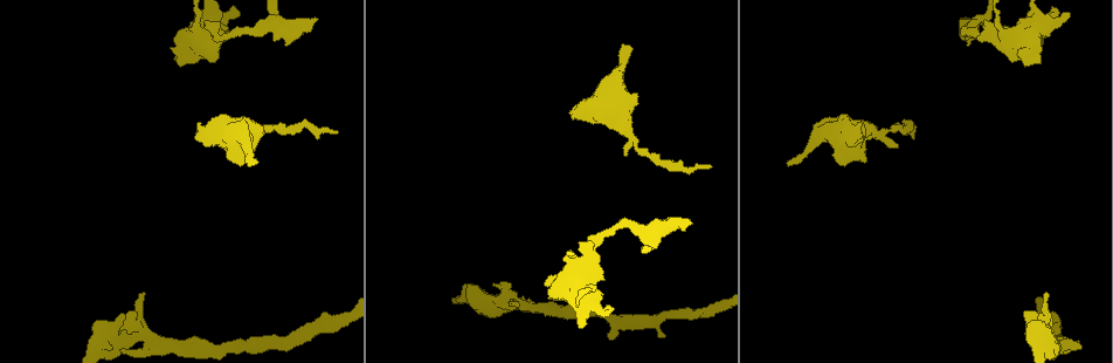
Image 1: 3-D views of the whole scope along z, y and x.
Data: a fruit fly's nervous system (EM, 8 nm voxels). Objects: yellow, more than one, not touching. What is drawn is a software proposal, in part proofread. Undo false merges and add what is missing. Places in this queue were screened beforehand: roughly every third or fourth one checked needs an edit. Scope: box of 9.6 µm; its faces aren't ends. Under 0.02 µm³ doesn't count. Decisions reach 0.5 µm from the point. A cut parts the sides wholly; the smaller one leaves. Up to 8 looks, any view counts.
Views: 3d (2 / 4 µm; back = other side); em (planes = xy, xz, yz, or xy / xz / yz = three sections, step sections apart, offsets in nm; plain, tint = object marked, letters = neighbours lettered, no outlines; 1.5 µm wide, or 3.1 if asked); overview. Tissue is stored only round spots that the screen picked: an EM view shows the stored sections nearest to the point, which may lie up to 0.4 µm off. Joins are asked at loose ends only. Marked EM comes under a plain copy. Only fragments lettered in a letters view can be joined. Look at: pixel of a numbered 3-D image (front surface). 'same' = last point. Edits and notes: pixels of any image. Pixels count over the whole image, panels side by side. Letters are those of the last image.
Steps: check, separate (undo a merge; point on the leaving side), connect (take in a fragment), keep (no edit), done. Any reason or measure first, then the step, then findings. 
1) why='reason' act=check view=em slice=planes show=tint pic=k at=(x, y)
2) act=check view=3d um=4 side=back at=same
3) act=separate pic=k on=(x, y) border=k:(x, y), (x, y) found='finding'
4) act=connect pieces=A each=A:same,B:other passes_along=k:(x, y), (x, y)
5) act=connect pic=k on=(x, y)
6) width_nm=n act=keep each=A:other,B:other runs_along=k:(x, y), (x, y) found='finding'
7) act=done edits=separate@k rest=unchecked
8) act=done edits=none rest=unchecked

why='three arms meet' act=check view=3d um=4 pic=1 at=(645, 231)

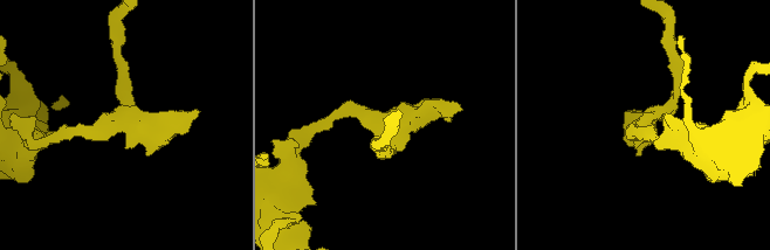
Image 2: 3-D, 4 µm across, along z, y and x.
act=check view=em slice=planes show=tint pic=2 at=(123, 124)

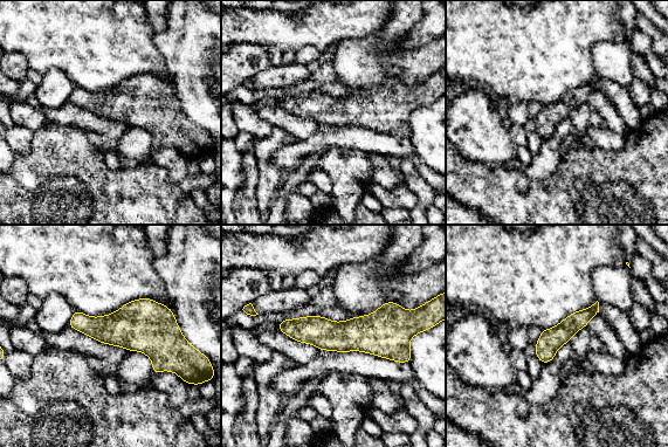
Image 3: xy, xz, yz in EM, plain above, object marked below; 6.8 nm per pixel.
act=check view=em slice=planes show=letters at=same

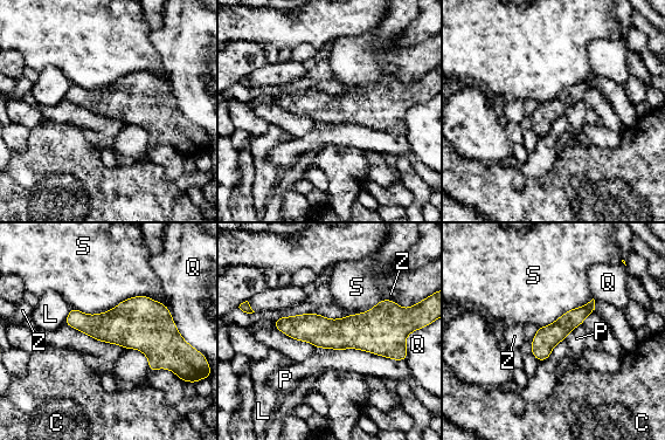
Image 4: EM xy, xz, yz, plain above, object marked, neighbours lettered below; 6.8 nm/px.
longest_contact=S:650nm act=keep each=C:other,L:other,P:other,Q:other,S:other,Z:other found='one cell here'

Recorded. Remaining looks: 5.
why='thin end' act=check view=3d um=4 pic=1 at=(709, 167)

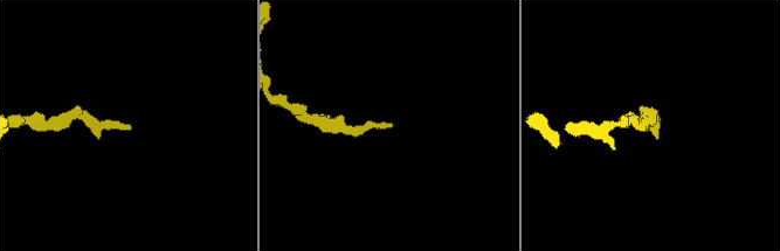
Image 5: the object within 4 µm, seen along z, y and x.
act=check view=em slice=planes show=letters pic=5 at=(127, 126)

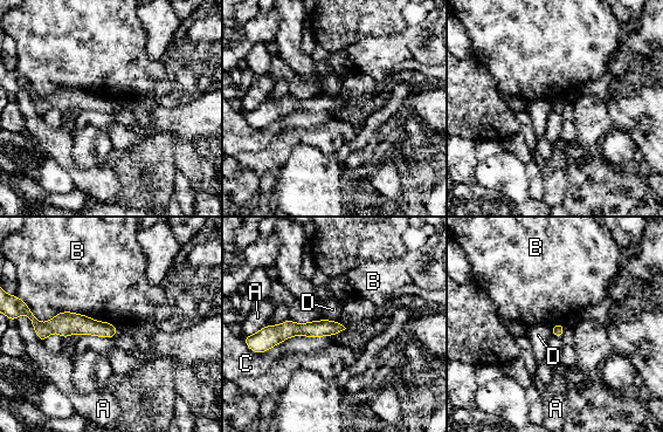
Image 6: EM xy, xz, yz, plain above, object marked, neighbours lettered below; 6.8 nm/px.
act=keep each=A:other,B:other,C:other,D:other runs_along=6:(339, 327), (264, 335) found='none of them fits'

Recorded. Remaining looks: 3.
why='branch stops here' act=check view=em slice=xy step=8 show=tint pic=1 at=(664, 337)

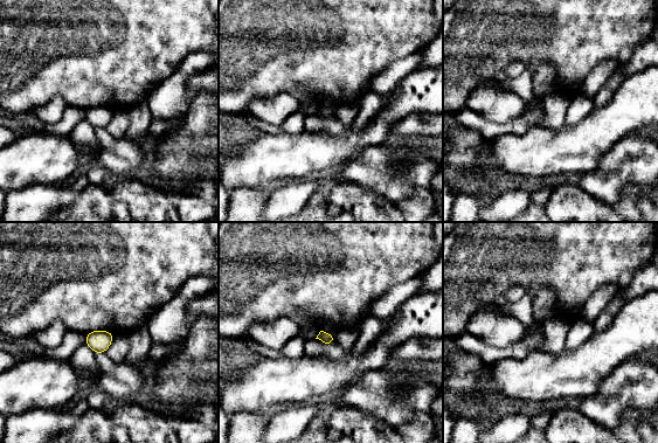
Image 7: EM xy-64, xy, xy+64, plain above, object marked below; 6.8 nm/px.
why='what lies round it' act=check view=em slice=xy step=8 show=letters at=same

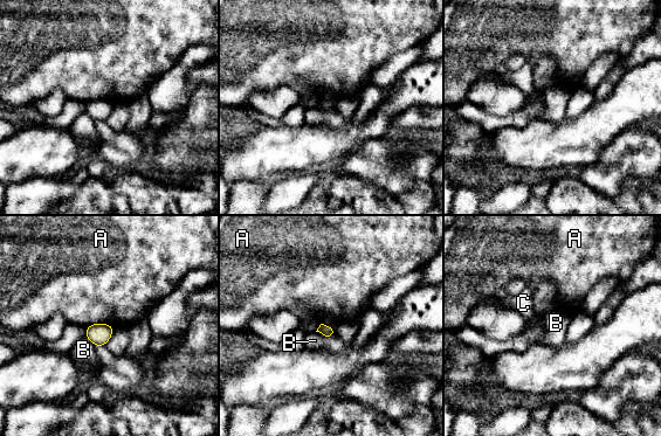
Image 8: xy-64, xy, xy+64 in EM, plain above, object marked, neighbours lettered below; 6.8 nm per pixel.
act=keep each=A:other,B:other,C:other border=8:(336, 329), (329, 338), (316, 332) found='no lettered fragment goes on from it'

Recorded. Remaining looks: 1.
act=done edits=none rest=unchecked

